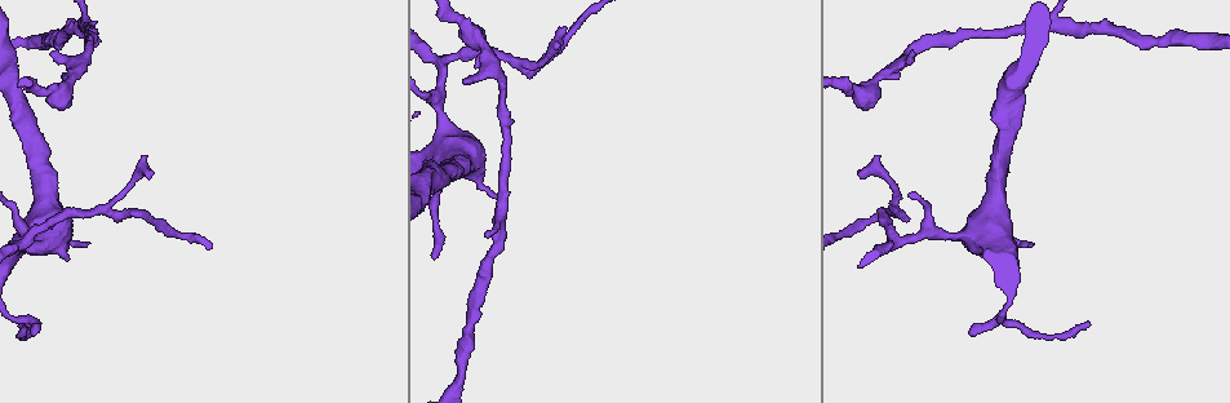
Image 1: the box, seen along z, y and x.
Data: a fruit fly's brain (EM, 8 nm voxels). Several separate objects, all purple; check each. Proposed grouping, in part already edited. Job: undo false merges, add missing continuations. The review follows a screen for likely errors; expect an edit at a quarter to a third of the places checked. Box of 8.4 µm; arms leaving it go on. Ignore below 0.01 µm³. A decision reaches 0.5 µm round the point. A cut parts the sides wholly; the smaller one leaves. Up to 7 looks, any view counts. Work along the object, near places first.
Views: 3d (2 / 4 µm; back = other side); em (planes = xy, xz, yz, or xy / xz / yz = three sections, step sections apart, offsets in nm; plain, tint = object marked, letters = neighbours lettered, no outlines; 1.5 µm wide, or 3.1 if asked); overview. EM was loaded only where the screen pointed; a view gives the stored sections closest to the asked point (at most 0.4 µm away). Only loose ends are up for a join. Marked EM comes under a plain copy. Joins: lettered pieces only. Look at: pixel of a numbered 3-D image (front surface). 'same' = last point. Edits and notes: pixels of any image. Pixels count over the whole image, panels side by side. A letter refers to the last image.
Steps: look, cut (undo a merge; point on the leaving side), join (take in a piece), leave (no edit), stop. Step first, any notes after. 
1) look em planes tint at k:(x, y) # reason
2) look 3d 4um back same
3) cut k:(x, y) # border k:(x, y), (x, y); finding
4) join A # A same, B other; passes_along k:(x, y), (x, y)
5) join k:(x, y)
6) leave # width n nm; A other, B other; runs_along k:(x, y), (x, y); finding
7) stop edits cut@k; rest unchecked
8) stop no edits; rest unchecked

look 3d 2um at 1:(896, 241) # three-way junction

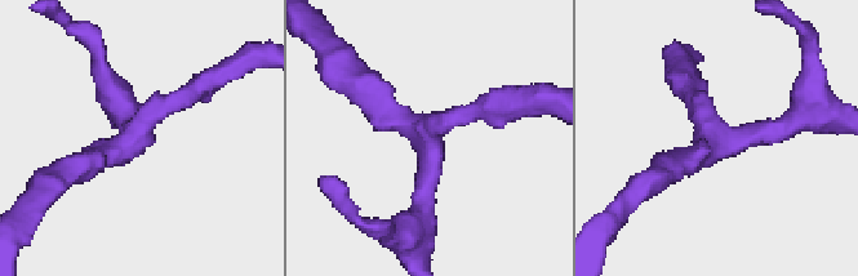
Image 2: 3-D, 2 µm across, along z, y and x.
look em xy step 4 tint at 2:(432, 137) # arms 3; arm_widths 200, 220, 220 nm; need the tissue

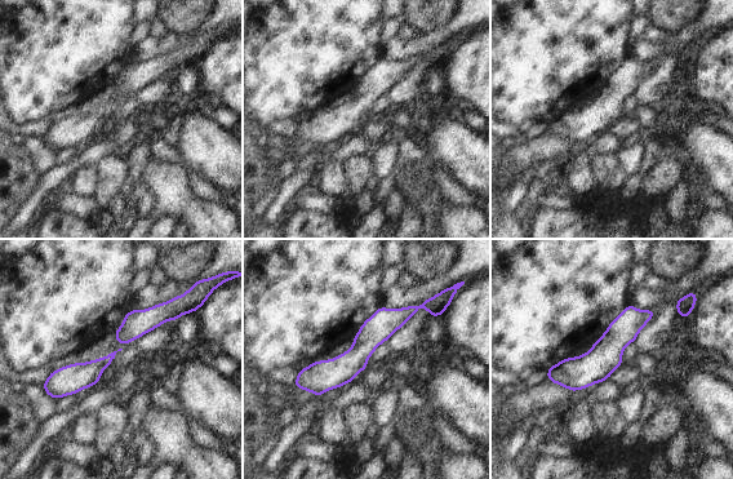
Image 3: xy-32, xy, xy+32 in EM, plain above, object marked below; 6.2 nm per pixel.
look em planes letters same # another direction

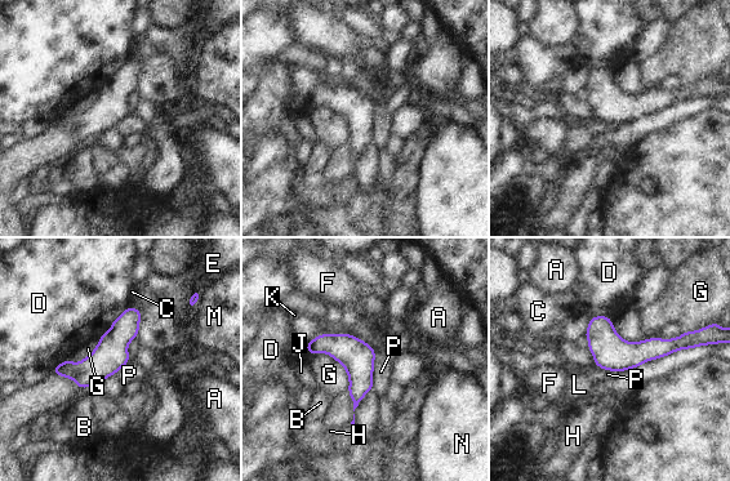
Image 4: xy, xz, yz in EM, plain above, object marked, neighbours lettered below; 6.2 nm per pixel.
leave # width 200 nm; A other, B other, C other, D other, E other, F other, G other, H other, J other, K other, L other, M other, N other, P other; runs_along 4:(590, 332), (611, 350), (690, 342); one neuron here

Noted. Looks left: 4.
look 3d 4um at 1:(464, 84) # branch stops here

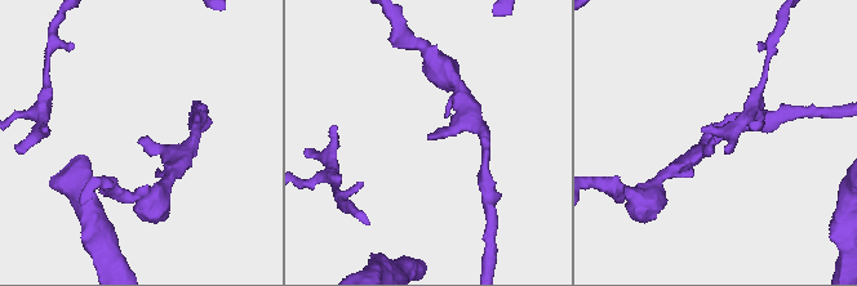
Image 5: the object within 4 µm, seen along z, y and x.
look em planes letters at 5:(428, 139) # shape alone is not enough

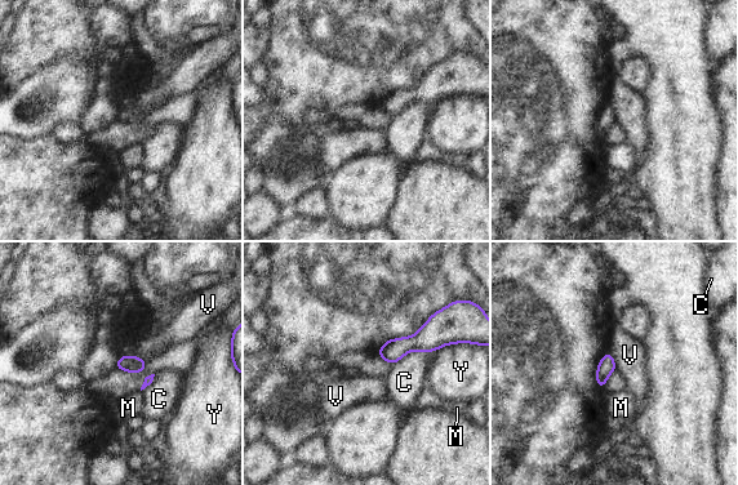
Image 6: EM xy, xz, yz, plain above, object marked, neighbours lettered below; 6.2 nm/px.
leave # C other, M other, V other, Y other; border 6:(119, 356), (136, 355), (146, 361); no lettered piece goes on from it

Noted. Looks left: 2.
look em planes letters at 1:(1032, 244) # tapers out

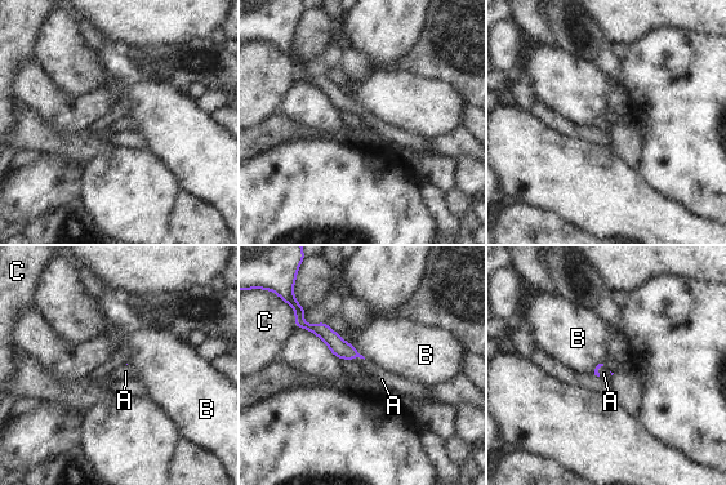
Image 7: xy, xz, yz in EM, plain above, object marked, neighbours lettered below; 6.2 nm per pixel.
join A # A same, B other, C other; passes_along 7:(341, 348), (359, 356), (382, 379); the neuron continues

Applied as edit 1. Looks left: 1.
stop edits join@7; rest unchecked

